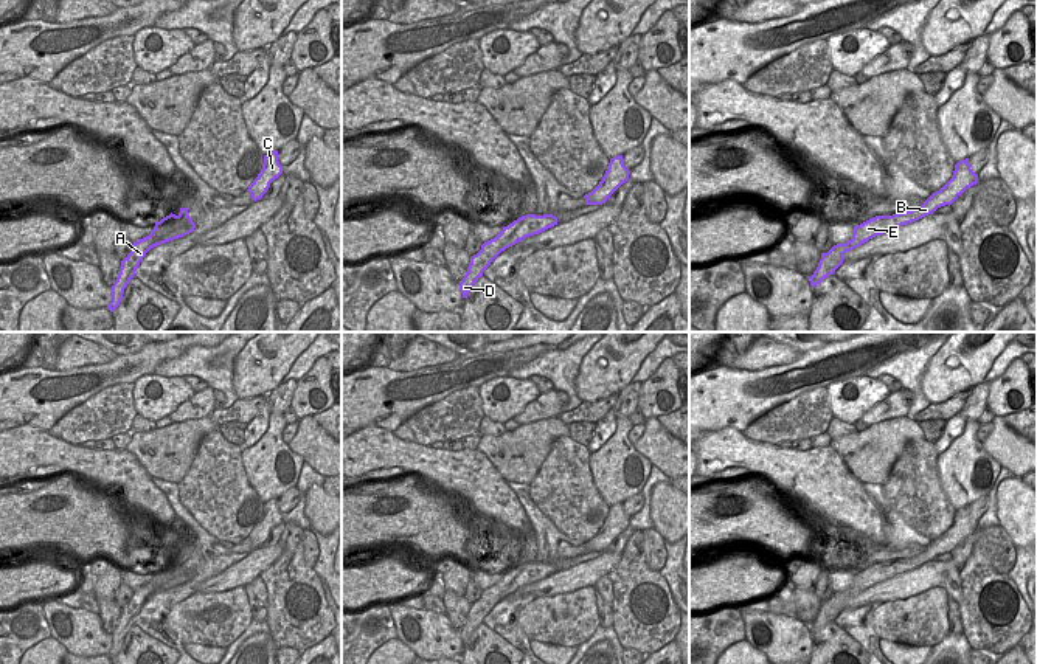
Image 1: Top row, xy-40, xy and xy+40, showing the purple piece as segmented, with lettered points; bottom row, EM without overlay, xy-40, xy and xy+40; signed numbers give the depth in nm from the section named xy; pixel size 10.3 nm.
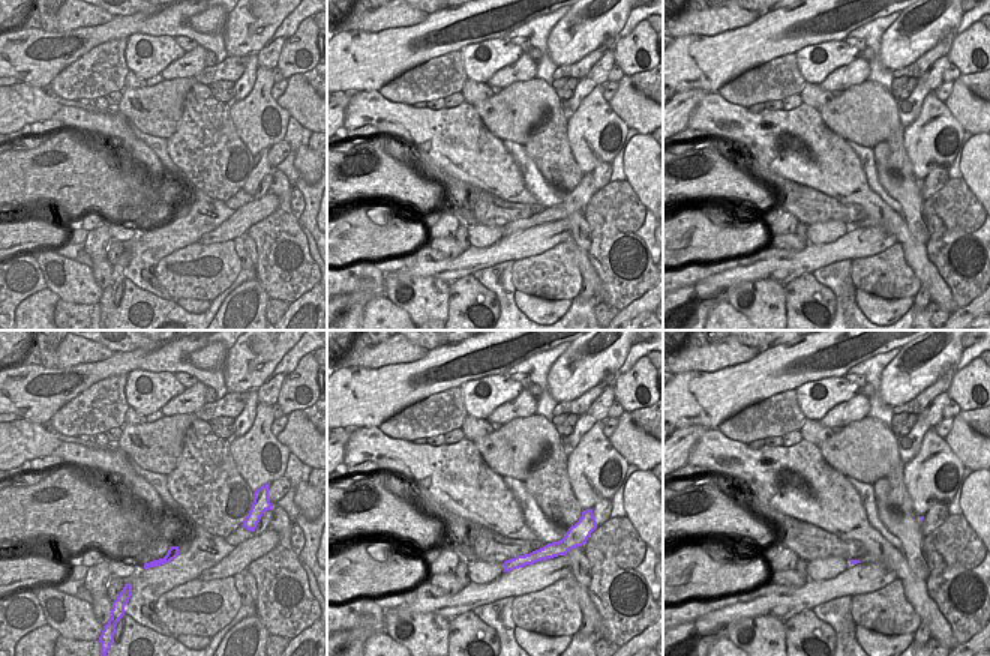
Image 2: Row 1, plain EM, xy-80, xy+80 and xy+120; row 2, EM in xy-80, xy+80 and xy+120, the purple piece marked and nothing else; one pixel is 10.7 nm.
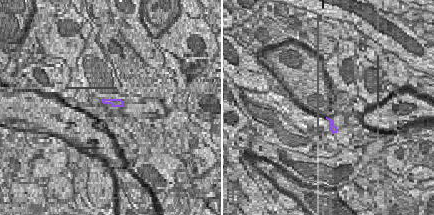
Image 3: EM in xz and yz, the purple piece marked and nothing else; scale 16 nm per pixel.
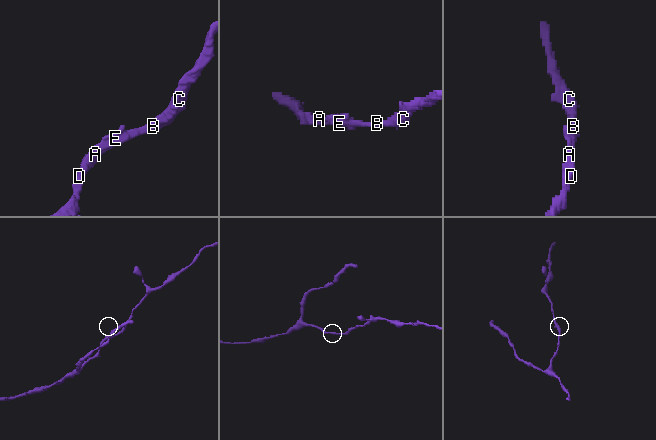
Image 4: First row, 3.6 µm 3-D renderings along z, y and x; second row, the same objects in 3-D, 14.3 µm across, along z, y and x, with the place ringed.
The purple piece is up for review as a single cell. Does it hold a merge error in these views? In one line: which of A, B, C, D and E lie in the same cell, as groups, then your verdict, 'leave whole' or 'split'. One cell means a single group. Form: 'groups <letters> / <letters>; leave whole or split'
groups A B C D E; leave whole

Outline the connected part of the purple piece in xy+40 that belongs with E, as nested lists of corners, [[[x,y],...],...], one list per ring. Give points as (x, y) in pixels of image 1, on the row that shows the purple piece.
[[[969,158],[961,160],[955,164],[952,178],[939,191],[933,192],[921,206],[893,216],[876,216],[860,225],[855,225],[851,240],[846,244],[837,244],[827,253],[821,253],[817,270],[812,276],[807,276],[810,279],[812,290],[824,278],[835,273],[835,270],[843,264],[843,254],[846,251],[851,251],[869,239],[897,227],[933,214],[941,206],[950,206],[967,188],[976,183],[978,175],[970,169]]]

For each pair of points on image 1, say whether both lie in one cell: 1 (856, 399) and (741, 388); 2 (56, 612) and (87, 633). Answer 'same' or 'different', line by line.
1: different
2: same

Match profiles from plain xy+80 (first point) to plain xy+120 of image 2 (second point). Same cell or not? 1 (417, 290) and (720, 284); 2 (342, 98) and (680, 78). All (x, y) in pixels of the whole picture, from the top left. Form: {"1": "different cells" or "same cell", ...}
{"1": "different cells", "2": "different cells"}

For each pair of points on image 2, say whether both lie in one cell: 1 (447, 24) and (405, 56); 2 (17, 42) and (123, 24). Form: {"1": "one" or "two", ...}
{"1": "one", "2": "one"}

